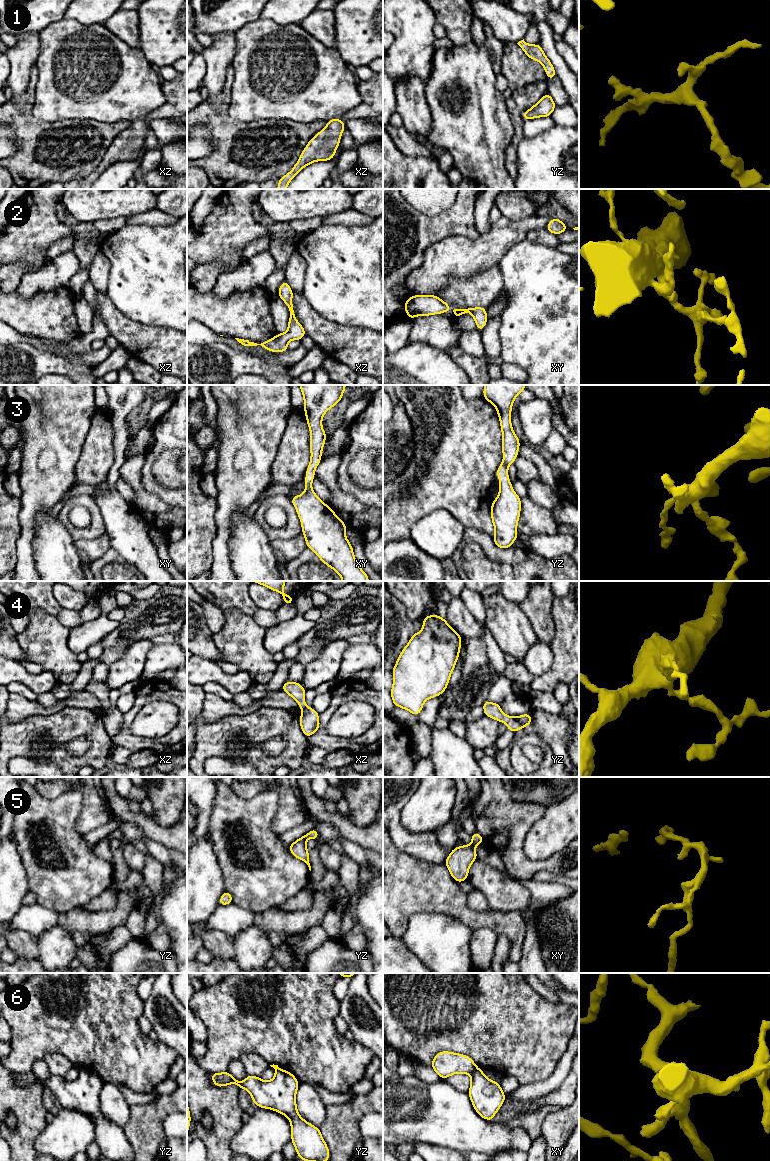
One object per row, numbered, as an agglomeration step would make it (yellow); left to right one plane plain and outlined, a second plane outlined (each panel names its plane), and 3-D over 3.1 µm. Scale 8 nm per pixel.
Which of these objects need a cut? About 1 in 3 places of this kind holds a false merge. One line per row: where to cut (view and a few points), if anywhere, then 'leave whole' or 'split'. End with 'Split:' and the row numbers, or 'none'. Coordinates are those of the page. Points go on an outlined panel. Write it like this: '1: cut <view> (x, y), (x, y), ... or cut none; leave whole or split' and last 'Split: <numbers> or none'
1: cut none; leave whole
2: cut none; leave whole
3: cut none; leave whole
4: cut none; leave whole
5: cut none; leave whole
6: cut xy (477, 1068), (470, 1073); split
Split: 6

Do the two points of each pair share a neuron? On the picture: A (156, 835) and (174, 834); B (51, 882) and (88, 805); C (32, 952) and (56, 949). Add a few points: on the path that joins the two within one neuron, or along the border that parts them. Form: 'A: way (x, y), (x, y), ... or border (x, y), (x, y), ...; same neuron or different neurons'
A: way (160, 835), (170, 835); same neuron
B: border (80, 805), (77, 830), (82, 835); different neurons
C: border (37, 937), (38, 958); different neurons

